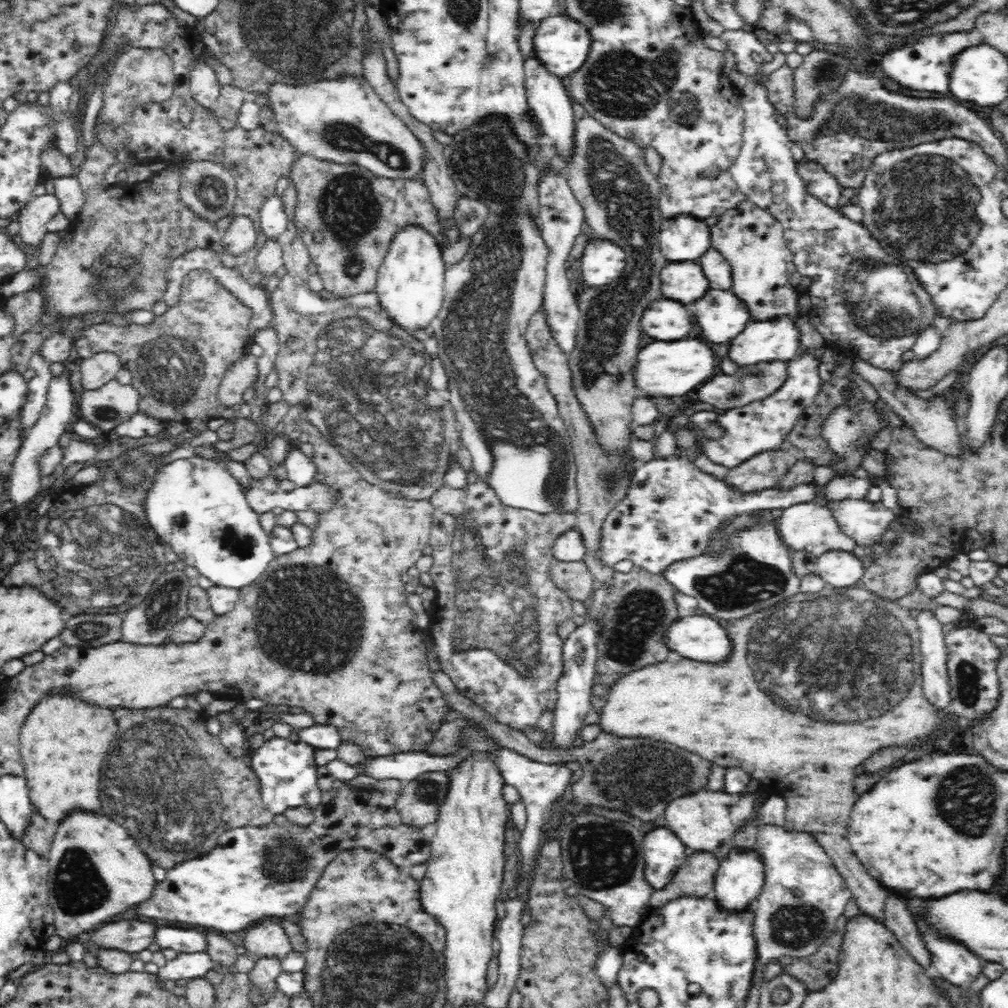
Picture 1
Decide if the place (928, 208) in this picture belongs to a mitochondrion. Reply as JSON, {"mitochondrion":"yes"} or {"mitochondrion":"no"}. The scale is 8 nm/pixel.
{"mitochondrion":"yes"}

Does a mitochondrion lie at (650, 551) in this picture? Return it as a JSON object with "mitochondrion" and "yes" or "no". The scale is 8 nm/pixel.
{"mitochondrion":"no"}

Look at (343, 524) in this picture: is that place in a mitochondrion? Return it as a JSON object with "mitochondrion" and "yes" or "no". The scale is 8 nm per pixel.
{"mitochondrion":"no"}

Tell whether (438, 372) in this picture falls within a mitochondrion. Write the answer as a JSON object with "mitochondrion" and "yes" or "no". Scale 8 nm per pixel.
{"mitochondrion":"yes"}

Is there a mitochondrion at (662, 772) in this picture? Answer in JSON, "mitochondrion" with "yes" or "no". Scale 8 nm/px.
{"mitochondrion":"yes"}

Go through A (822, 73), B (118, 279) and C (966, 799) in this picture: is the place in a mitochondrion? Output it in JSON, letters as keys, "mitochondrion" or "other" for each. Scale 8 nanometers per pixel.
{"A":"mitochondrion","B":"mitochondrion","C":"mitochondrion"}

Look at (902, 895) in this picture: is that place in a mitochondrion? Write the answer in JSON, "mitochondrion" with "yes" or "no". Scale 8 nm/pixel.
{"mitochondrion":"no"}

